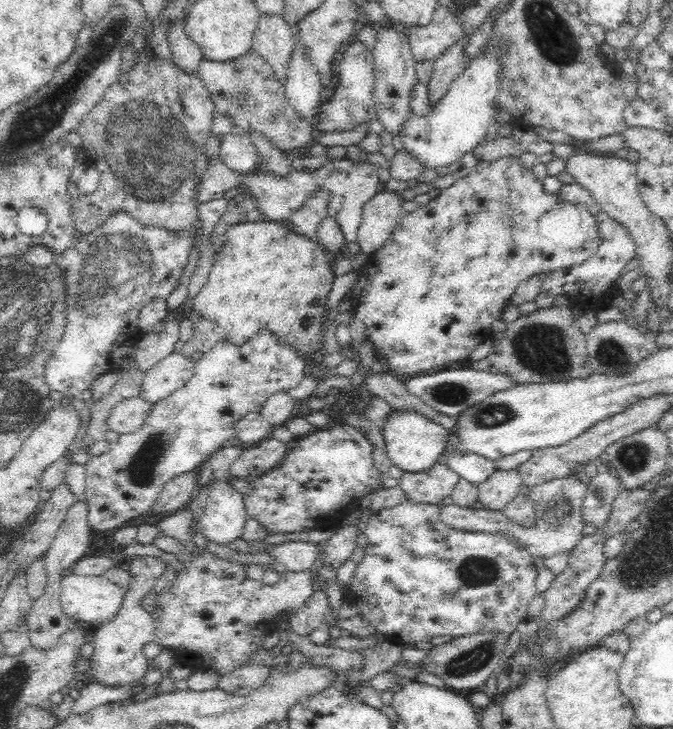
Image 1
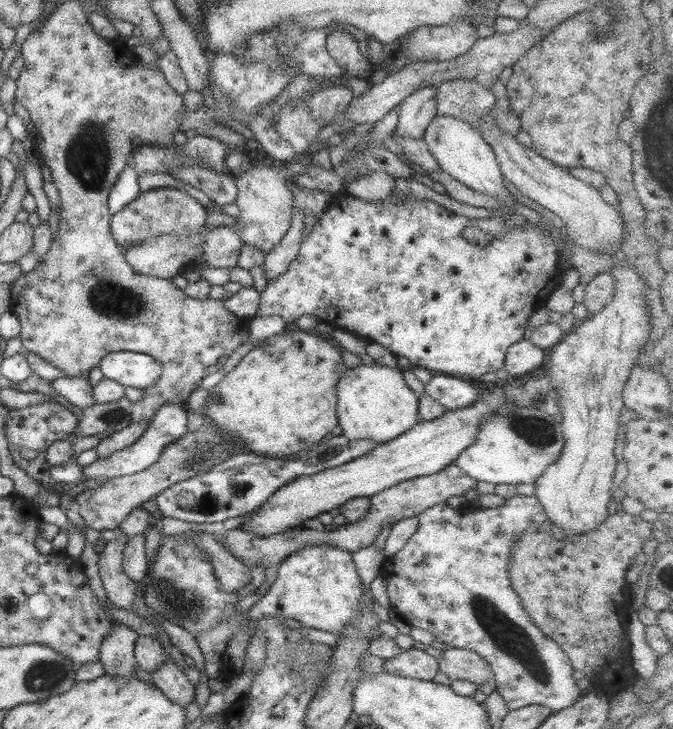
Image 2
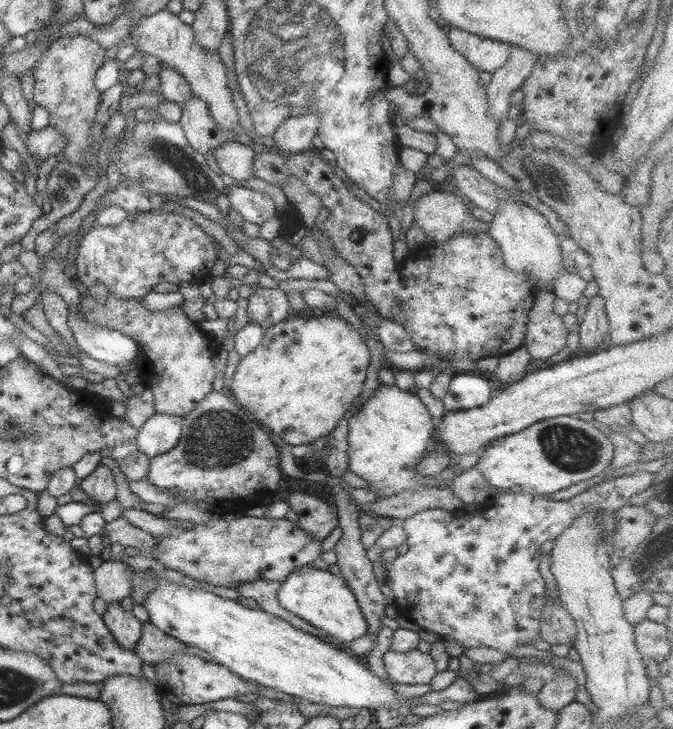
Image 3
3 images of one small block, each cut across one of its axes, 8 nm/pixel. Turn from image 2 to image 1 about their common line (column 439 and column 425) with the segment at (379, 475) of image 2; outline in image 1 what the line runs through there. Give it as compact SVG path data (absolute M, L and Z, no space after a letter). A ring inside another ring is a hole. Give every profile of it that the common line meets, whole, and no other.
M394 411L381 429L386 443L386 456L391 464L406 472L426 472L434 464L444 461L449 441L449 430L416 412Z

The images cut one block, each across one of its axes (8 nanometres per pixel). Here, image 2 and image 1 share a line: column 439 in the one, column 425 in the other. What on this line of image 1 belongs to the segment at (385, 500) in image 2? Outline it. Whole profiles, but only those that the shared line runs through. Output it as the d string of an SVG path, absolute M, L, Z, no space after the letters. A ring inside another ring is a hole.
M442 461L426 472L404 471L398 486L404 491L408 501L436 505L452 494L459 480L459 474Z

